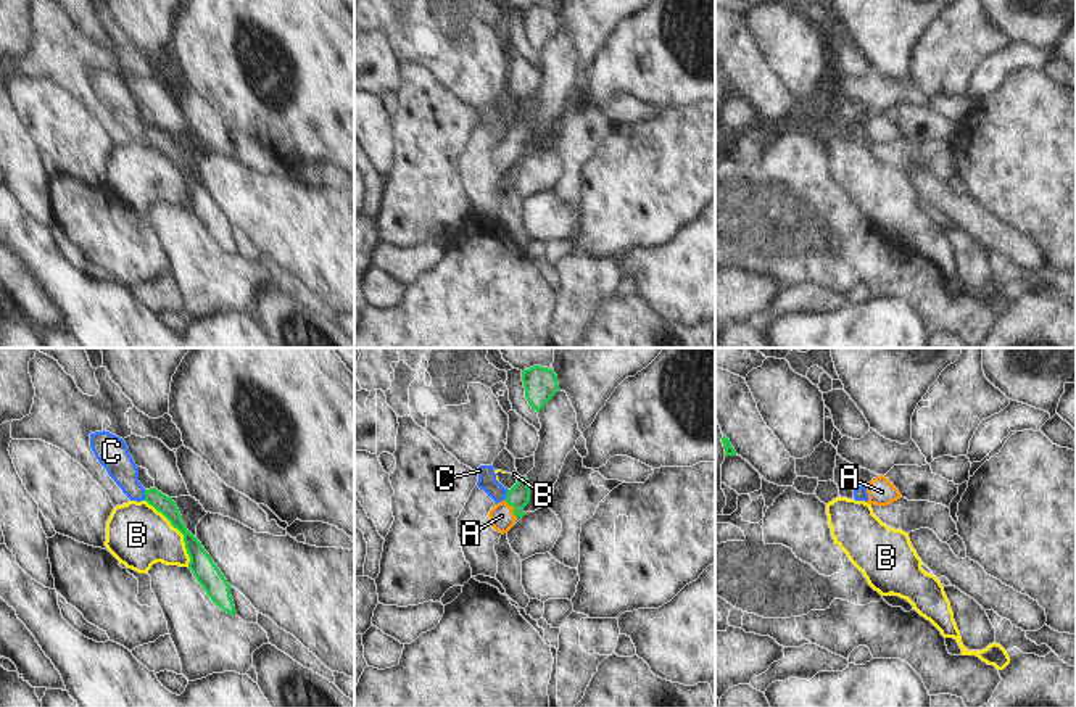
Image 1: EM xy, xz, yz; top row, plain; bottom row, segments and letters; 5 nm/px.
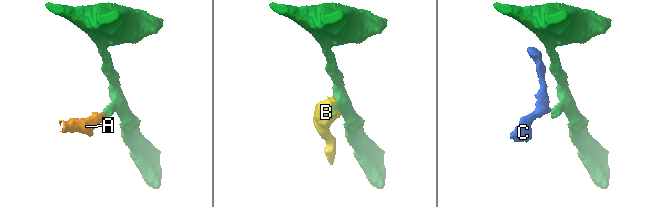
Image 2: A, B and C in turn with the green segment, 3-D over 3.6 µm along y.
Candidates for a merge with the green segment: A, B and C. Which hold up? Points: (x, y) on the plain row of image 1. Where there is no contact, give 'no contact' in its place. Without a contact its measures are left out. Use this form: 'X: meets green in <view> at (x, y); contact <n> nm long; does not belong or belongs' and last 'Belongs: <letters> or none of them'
A: meets green in xz at (514, 148); contact 110 nm long; belongs
B: meets green in xy at (179, 169); contact 400 nm long; does not belong
C: meets green in xy at (145, 134); contact 60 nm long; does not belong
Belongs: A

